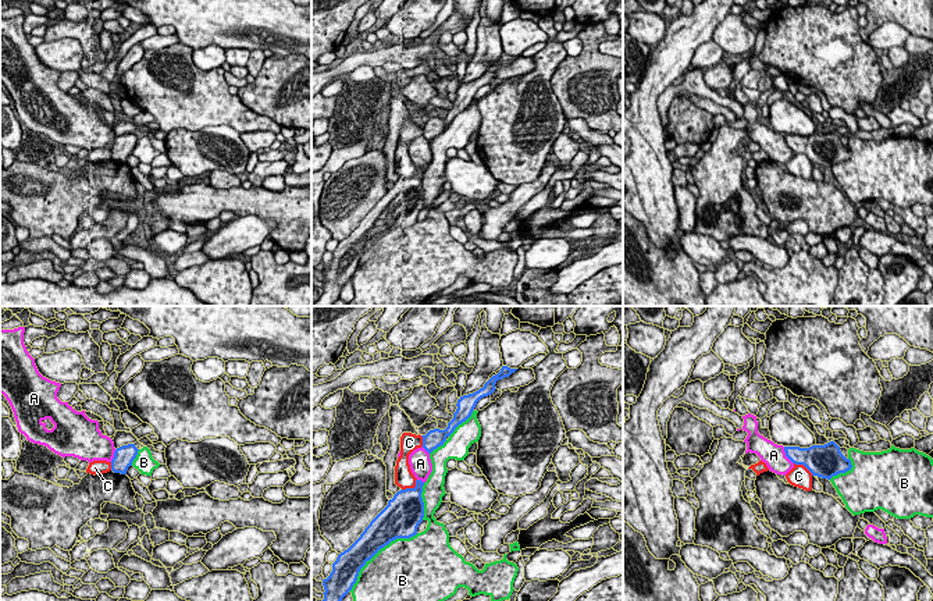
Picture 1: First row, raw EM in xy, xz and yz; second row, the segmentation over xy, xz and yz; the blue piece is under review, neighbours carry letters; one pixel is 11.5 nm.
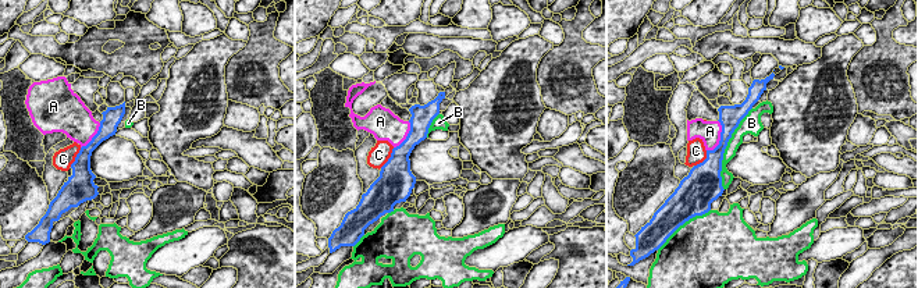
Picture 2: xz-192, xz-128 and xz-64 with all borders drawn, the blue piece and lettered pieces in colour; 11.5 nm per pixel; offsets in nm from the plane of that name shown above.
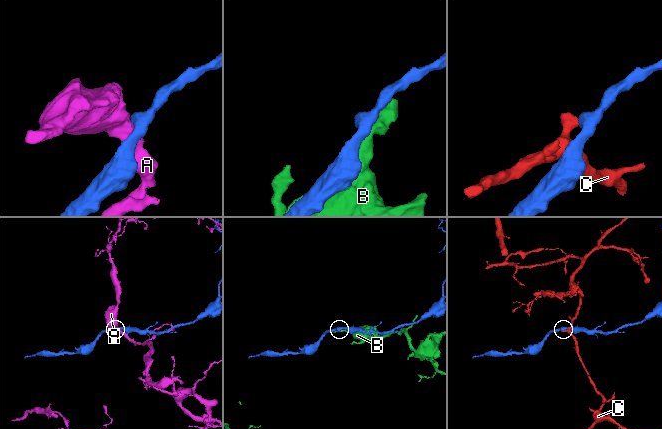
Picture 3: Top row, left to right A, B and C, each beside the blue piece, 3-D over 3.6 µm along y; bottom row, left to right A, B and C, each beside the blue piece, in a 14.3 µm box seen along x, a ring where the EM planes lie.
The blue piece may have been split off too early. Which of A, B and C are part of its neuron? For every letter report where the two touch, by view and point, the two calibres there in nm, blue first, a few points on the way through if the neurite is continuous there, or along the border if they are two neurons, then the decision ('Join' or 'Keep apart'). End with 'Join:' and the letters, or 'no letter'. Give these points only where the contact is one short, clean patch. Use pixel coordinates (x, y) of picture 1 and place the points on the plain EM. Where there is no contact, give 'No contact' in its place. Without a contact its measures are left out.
A: Touches blue at yz (786, 143). Thickness 220 nm (blue) against 280 nm. Keep apart
B: Touches blue at xz (377, 239). Thickness 320 nm (blue) against 500 nm. Keep apart
C: Touches blue at xz (412, 177). Thickness 420 nm (blue) against 220 nm. Keep apart
Join: no letter

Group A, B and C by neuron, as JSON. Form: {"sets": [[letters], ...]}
{"sets": [["A"], ["B"], ["C"]]}

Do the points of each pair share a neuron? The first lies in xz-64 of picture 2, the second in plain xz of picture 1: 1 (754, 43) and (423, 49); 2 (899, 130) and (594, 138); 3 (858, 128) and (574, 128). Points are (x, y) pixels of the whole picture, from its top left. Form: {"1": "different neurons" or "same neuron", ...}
{"1": "same neuron", "2": "same neuron", "3": "different neurons"}

